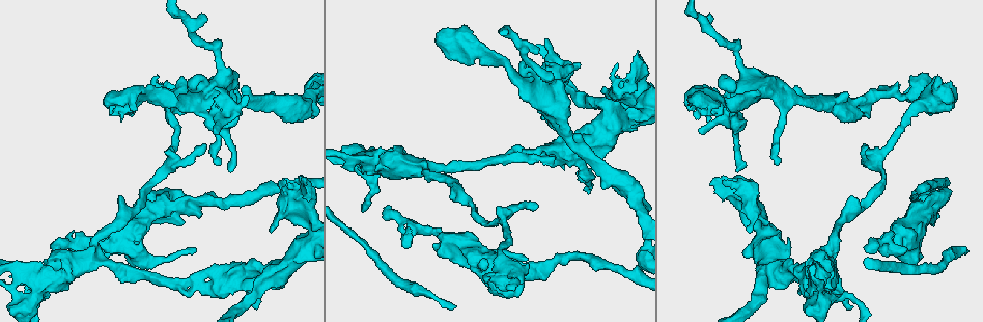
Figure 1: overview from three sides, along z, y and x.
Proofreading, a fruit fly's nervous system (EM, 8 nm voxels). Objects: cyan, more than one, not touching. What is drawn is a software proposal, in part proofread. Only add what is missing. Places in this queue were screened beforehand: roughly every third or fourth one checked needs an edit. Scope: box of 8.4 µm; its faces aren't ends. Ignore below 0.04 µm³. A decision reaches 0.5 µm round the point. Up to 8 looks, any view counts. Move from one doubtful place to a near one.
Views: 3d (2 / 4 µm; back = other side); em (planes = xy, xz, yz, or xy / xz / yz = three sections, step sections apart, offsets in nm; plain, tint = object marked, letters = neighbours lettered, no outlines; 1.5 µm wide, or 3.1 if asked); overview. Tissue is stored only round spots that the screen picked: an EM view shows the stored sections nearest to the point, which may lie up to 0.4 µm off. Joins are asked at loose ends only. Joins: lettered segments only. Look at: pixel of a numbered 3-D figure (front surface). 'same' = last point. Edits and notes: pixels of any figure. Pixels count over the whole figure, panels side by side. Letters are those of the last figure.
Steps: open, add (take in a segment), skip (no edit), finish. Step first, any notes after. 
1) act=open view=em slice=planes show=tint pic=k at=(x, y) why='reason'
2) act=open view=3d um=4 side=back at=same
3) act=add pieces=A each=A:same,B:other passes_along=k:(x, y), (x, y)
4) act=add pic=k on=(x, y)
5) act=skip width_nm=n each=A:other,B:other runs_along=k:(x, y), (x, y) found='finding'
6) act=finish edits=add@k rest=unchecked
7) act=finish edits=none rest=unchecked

act=open view=em slice=planes show=letters pic=1 at=(579, 65) why='free end'

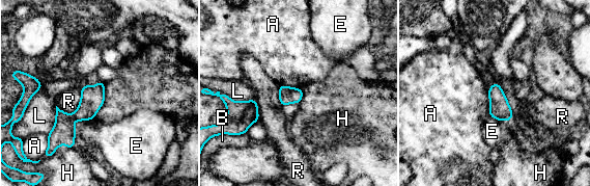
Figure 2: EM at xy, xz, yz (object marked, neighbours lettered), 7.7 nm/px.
act=skip each=A:other,B:other,E:other,H:other,L:other,R:other border=2:(105, 84), (104, 103), (93, 117) found='no lettered segment goes on from it'

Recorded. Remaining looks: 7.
act=open view=3d um=4 pic=1 at=(735, 170) why='tapers out'

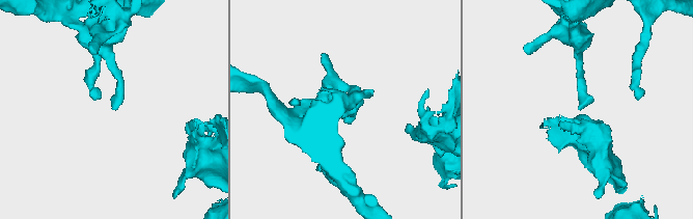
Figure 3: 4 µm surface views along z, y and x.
act=open view=em slice=planes show=letters pic=3 at=(115, 109) why='need the tissue'

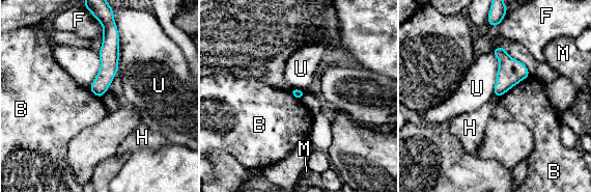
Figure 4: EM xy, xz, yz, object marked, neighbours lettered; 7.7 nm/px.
act=skip each=B:other,F:other,H:other,M:other,U:other border=4:(495, 94), (498, 97) found='no lettered segment goes on from it'

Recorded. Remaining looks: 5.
act=open view=3d um=4 pic=1 at=(966, 253) why='an open end'

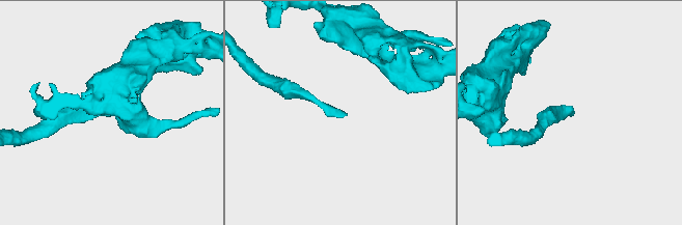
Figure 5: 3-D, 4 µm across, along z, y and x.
act=open view=em slice=planes show=letters pic=5 at=(345, 113) why='need the tissue'

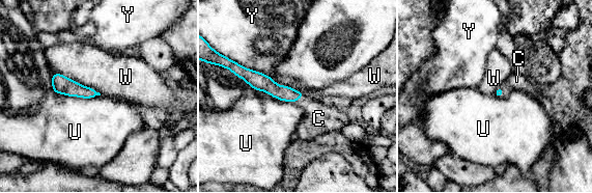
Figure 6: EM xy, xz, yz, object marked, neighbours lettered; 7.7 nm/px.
act=add pieces=C each=C:same,U:other,W:other,Y:other passes_along=6:(270, 86), (299, 98), (318, 118) found='it goes on there'

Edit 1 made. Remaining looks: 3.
act=finish edits=add@6 rest=unchecked

